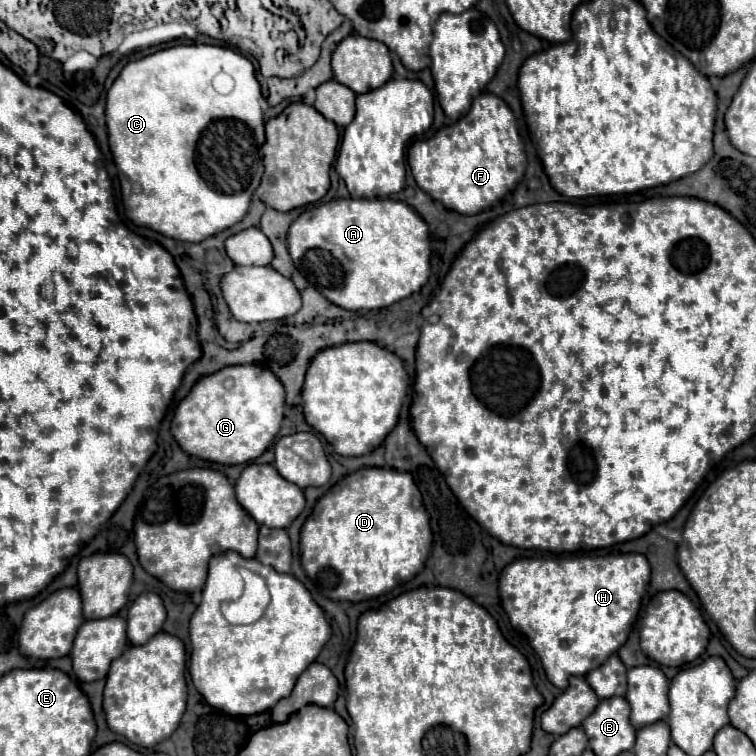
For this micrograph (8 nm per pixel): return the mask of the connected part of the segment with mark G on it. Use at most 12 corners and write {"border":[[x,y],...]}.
{"border":[[264,366],[200,378],[170,432],[244,464],[276,438],[284,386]]}

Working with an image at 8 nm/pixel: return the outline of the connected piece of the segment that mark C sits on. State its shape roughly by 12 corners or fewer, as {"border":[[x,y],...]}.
{"border":[[226,46],[124,66],[126,216],[182,242],[244,218],[262,90]]}

